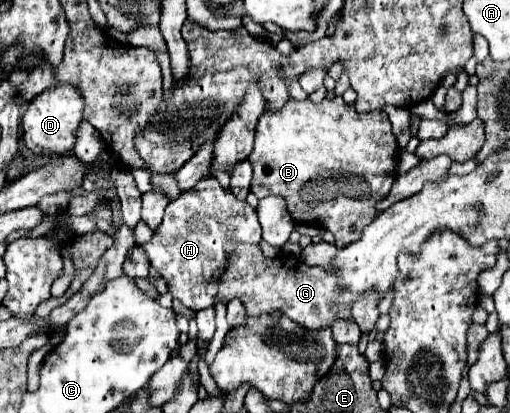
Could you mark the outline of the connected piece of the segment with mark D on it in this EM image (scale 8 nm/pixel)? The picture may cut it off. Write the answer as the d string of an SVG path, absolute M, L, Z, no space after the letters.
M69 83L51 87L39 93L33 101L29 101L29 107L21 121L23 141L37 155L43 155L43 153L67 155L75 147L75 141L77 141L75 133L81 121L83 121L83 97L75 91L75 87L71 87Z

